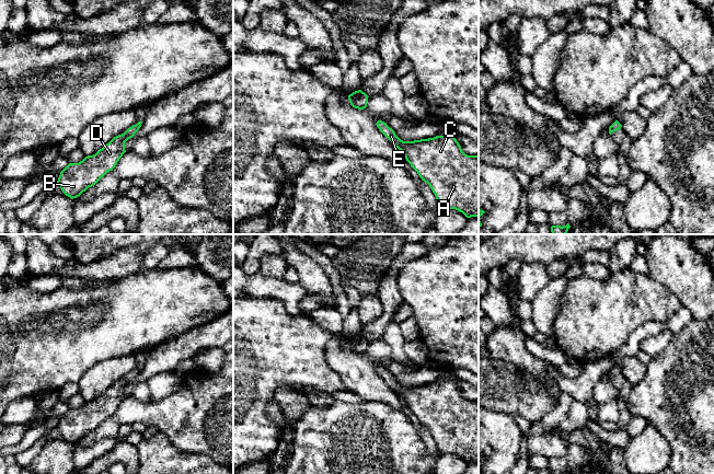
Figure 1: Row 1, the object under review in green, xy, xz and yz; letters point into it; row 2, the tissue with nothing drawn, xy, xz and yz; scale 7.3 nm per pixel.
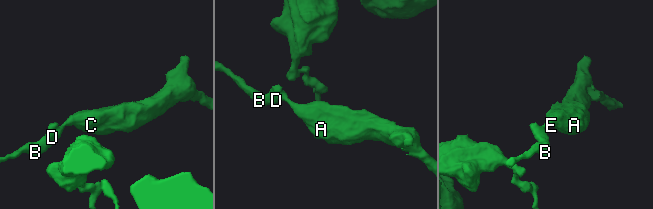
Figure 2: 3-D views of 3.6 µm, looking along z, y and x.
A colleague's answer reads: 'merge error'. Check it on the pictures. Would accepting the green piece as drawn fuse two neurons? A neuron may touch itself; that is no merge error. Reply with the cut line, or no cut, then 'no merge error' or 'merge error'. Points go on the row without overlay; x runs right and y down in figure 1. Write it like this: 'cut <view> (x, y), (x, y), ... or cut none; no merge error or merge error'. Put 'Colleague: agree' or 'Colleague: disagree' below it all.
cut none; no merge error
Colleague: disagree

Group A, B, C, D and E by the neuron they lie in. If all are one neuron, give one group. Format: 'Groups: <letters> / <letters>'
Groups: A B C D E

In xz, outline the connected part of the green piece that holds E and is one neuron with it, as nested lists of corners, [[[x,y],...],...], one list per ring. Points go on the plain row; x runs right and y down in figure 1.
[[[378,366],[376,370],[429,430],[441,454],[456,454],[467,463],[479,462],[479,401],[465,400],[453,381],[403,386],[387,368]]]

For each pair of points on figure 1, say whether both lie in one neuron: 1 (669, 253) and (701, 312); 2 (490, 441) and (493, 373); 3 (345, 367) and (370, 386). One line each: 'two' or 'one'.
1: one
2: two
3: one

